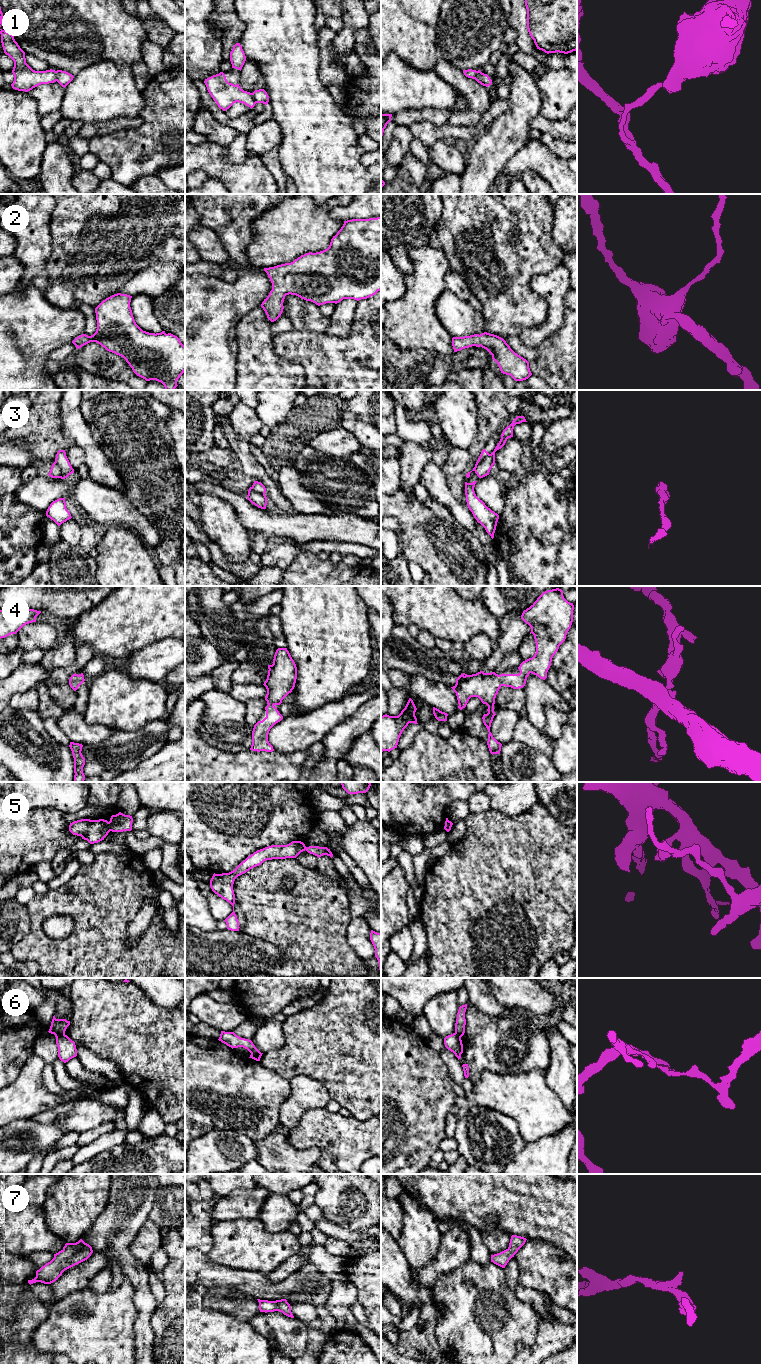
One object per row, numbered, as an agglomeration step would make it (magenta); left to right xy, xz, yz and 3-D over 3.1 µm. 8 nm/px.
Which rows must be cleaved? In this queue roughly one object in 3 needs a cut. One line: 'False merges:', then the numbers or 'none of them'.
False merges: 1, 3, 5, 6

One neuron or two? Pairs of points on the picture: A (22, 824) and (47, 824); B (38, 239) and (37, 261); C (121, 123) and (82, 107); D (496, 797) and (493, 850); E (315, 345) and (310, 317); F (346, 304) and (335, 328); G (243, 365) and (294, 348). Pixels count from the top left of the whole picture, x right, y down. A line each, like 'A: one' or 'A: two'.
A: one
B: one
C: two
D: two
E: two
F: one
G: two

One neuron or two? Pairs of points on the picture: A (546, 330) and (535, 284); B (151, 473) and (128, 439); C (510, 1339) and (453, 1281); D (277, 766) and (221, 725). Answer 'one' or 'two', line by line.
A: one
B: one
C: one
D: two

